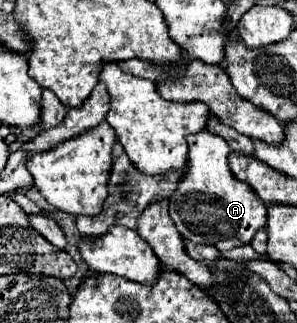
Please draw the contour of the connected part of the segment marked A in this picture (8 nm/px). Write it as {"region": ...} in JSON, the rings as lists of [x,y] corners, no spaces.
{"region":[[[201,131],[187,137],[189,161],[183,179],[171,193],[169,215],[183,239],[193,243],[213,245],[219,251],[229,251],[233,247],[249,245],[259,229],[267,225],[267,205],[247,187],[239,183],[227,165],[231,149],[223,139]]]}

